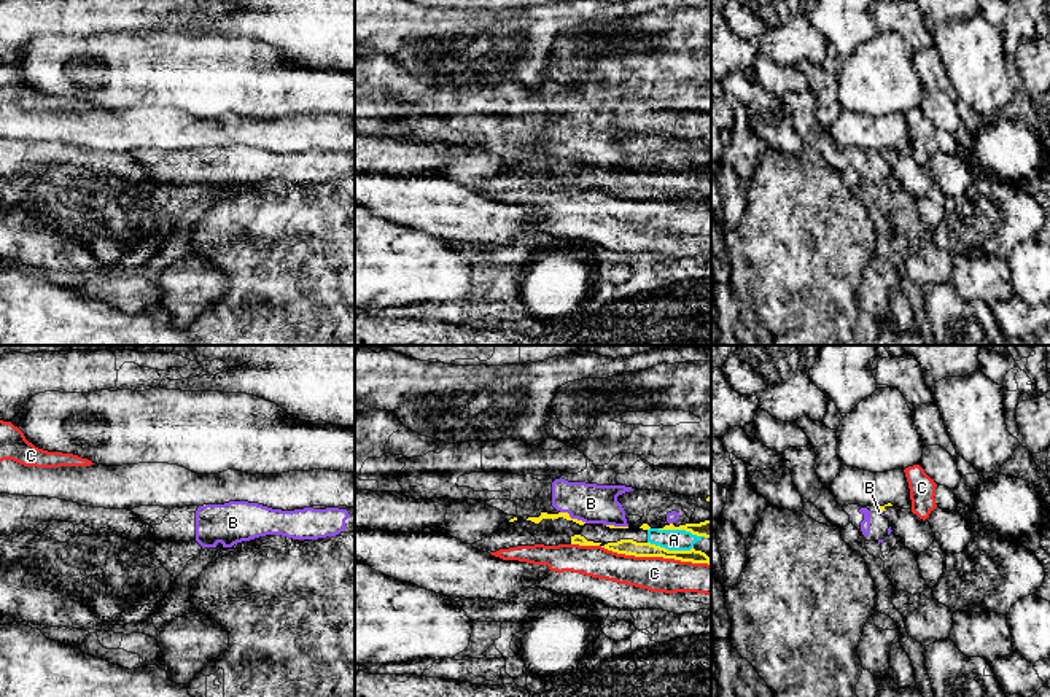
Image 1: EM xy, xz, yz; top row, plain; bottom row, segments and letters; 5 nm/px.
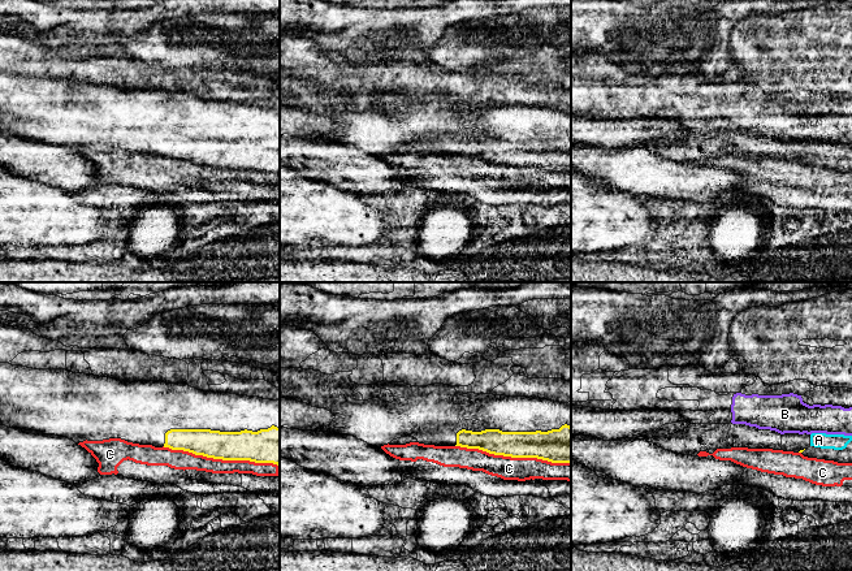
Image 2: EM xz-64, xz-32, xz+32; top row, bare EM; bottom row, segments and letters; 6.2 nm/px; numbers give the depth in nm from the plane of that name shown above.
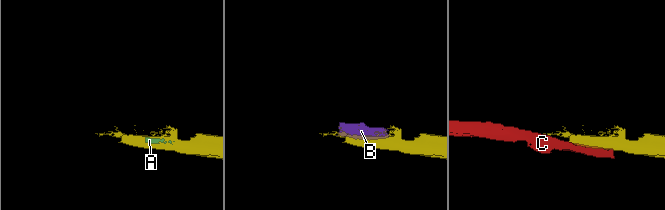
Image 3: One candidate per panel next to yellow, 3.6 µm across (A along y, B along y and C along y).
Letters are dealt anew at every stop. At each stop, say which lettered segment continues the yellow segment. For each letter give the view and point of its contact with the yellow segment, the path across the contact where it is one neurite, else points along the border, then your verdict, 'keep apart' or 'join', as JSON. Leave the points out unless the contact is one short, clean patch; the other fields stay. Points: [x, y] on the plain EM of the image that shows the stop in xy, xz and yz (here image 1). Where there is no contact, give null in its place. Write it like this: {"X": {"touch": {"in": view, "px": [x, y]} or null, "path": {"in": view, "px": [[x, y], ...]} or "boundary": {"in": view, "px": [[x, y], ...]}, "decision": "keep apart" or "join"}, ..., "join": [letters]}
{"A": {"touch": {"in": "xz", "px": [681, 172]}, "boundary": {"in": "xz", "px": [[657, 172], [684, 172], [705, 180]]}, "decision": "keep apart"}, "B": {"touch": {"in": "xz", "px": [573, 163]}, "decision": "keep apart"}, "C": {"touch": {"in": "xz", "px": [641, 199]}, "decision": "keep apart"}, "join": []}

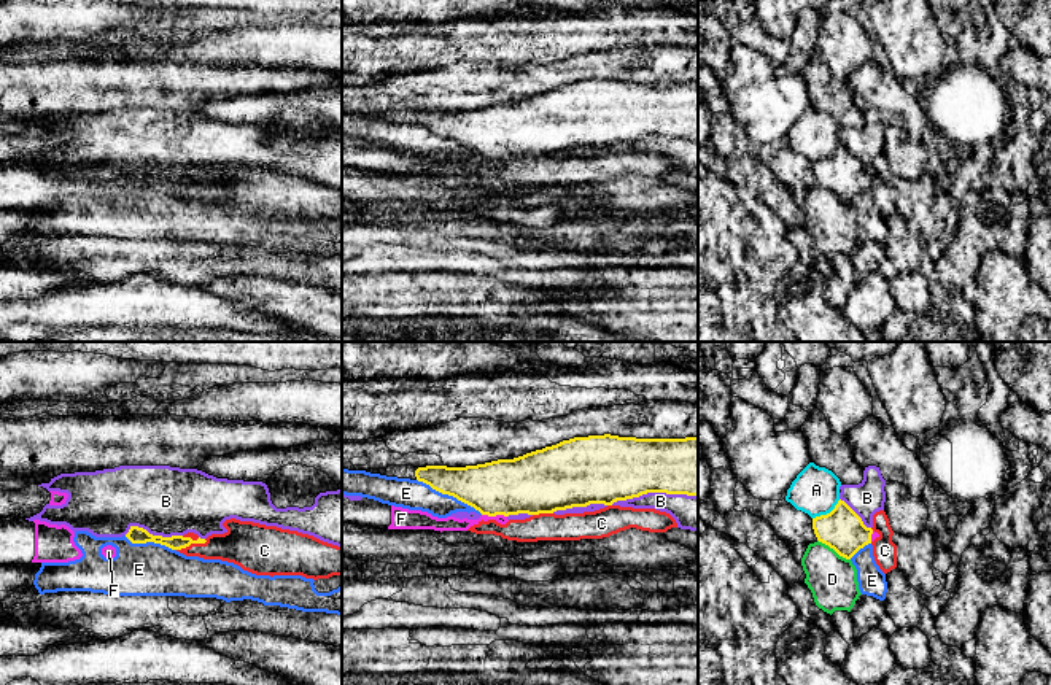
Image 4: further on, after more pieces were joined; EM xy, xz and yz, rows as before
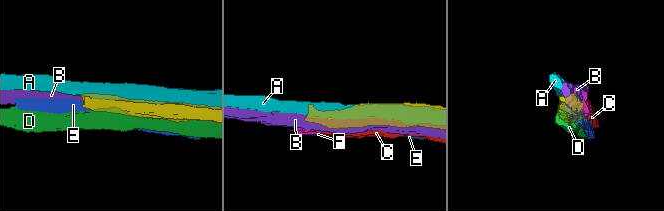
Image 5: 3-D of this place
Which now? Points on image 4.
{"A": {"touch": {"in": "yz", "px": [827, 158]}, "decision": "keep apart"}, "B": {"touch": {"in": "xz", "px": [654, 135]}, "decision": "keep apart"}, "C": {"touch": {"in": "xy", "px": [191, 186]}, "decision": "keep apart"}, "D": {"touch": {"in": "yz", "px": [833, 193]}, "decision": "keep apart"}, "E": {"touch": {"in": "xz", "px": [450, 139]}, "decision": "keep apart"}, "F": {"touch": {"in": "xz", "px": [495, 159]}, "boundary": {"in": "xz", "px": [[482, 158], [506, 161]]}, "decision": "keep apart"}, "join": []}

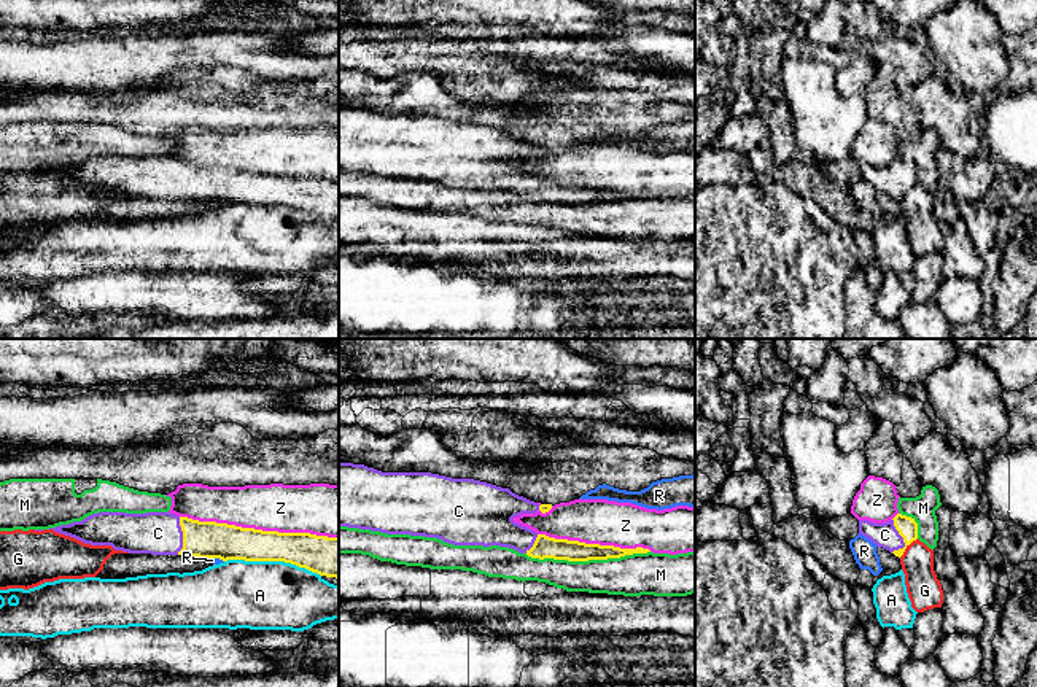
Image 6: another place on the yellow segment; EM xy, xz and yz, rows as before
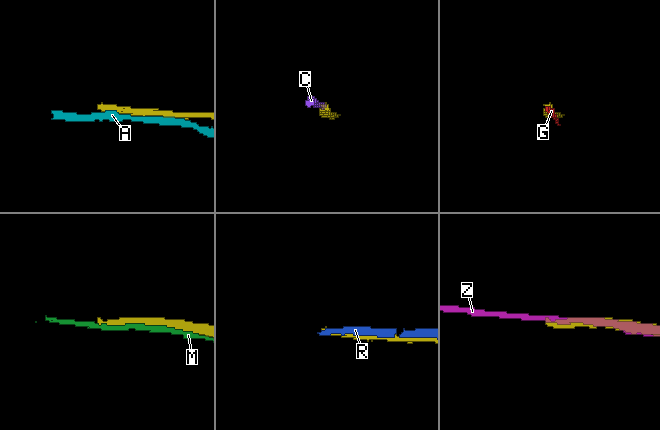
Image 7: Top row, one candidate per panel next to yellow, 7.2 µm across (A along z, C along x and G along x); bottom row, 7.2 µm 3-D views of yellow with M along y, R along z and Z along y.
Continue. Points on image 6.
{"A": {"touch": {"in": "xy", "px": [272, 204]}, "decision": "keep apart"}, "C": {"touch": {"in": "yz", "px": [904, 183]}, "decision": "join"}, "G": {"touch": {"in": "yz", "px": [905, 191]}, "decision": "keep apart"}, "M": {"touch": {"in": "xz", "px": [587, 204]}, "decision": "keep apart"}, "R": {"touch": {"in": "xy", "px": [217, 201]}, "decision": "keep apart"}, "Z": {"touch": {"in": "xy", "px": [260, 174]}, "decision": "keep apart"}, "join": ["C"]}

